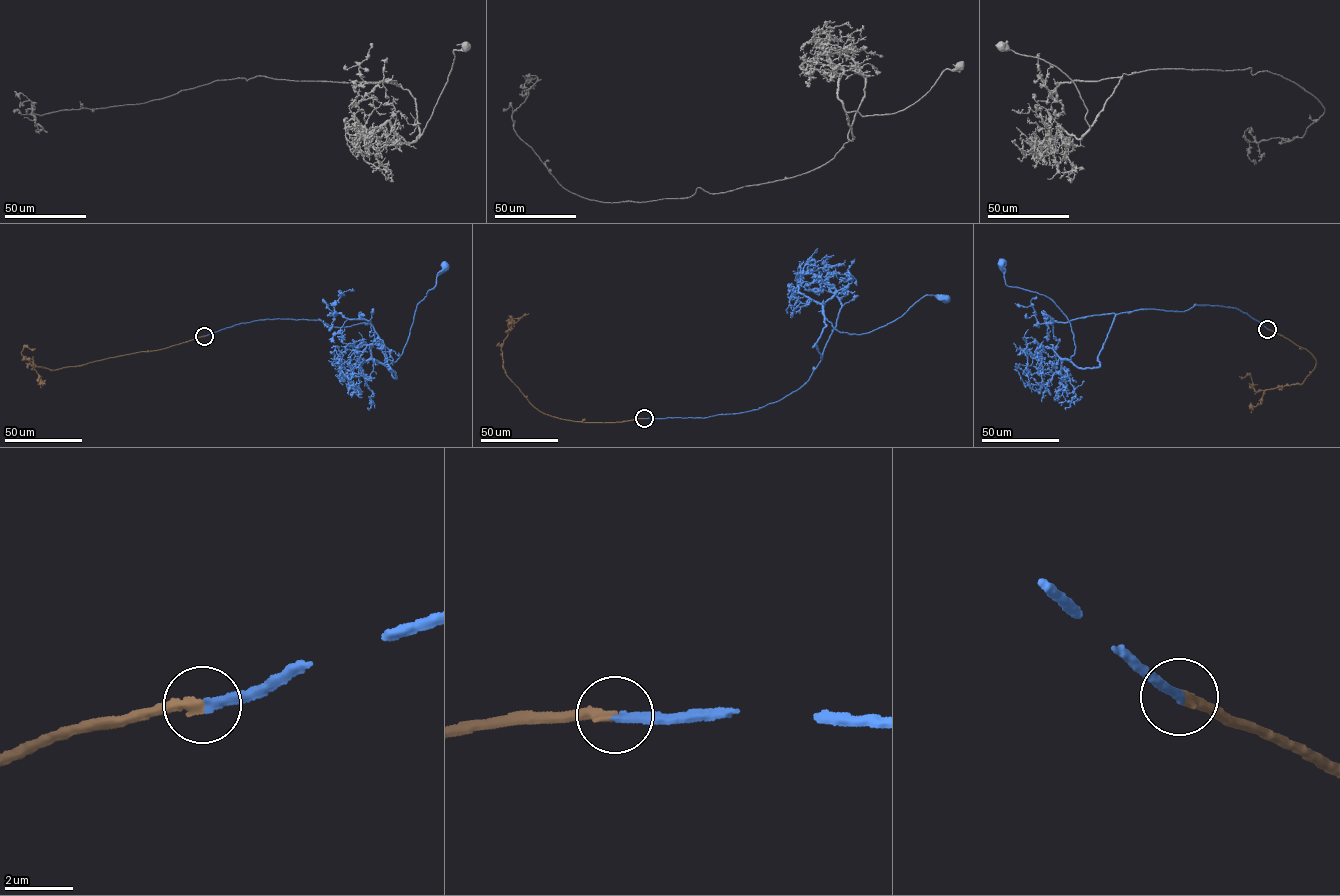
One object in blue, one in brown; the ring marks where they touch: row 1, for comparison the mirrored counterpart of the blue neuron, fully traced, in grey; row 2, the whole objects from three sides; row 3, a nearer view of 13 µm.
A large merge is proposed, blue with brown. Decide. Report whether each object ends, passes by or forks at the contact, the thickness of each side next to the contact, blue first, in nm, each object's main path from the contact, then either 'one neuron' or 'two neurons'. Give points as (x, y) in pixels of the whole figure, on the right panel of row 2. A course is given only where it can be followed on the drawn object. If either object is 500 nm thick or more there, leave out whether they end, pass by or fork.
blue ends; brown ends; calibres 280 and 320 nm; course blue (1267, 329), (1222, 306), (1121, 312), (1099, 366), (1079, 368), (1065, 315), (1044, 295), (1006, 284), (1001, 262); course brown (1267, 329), (1312, 354), (1316, 363), (1313, 369), (1302, 383), (1257, 391), (1249, 374), (1239, 376); one neuron

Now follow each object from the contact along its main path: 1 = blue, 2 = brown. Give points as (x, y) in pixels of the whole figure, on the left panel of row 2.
1: (204, 336), (260, 320), (365, 322), (395, 378), (385, 365), (401, 354), (417, 304), (445, 265)
2: (204, 336), (162, 349), (54, 370), (31, 366), (32, 362), (21, 353), (25, 346), (35, 348)

